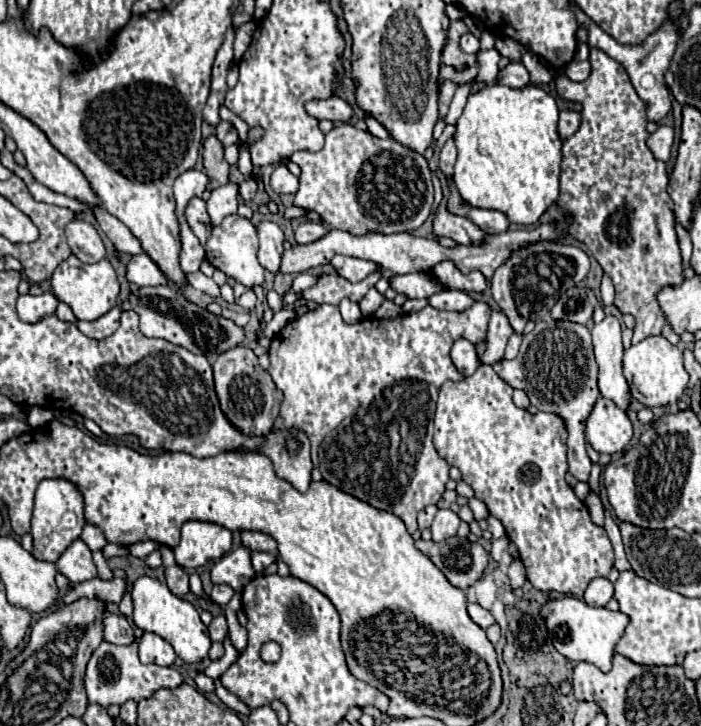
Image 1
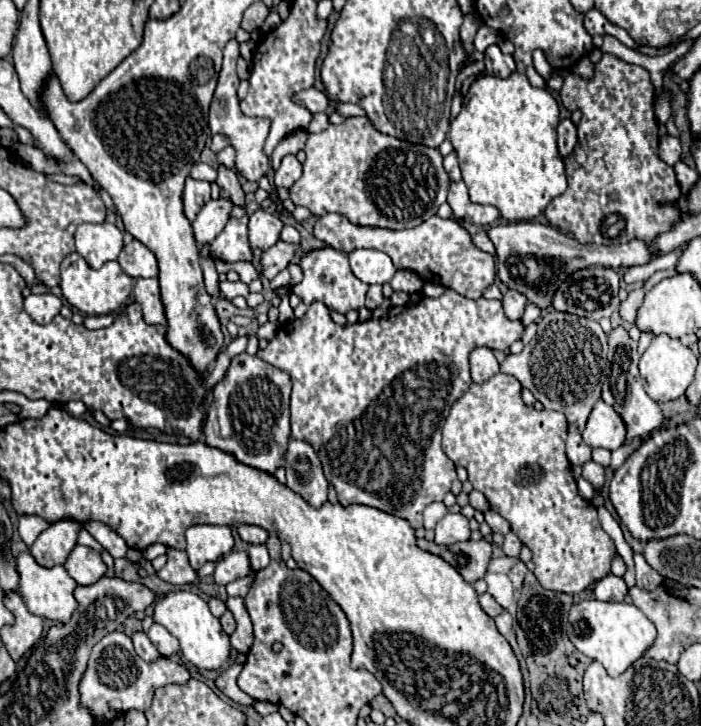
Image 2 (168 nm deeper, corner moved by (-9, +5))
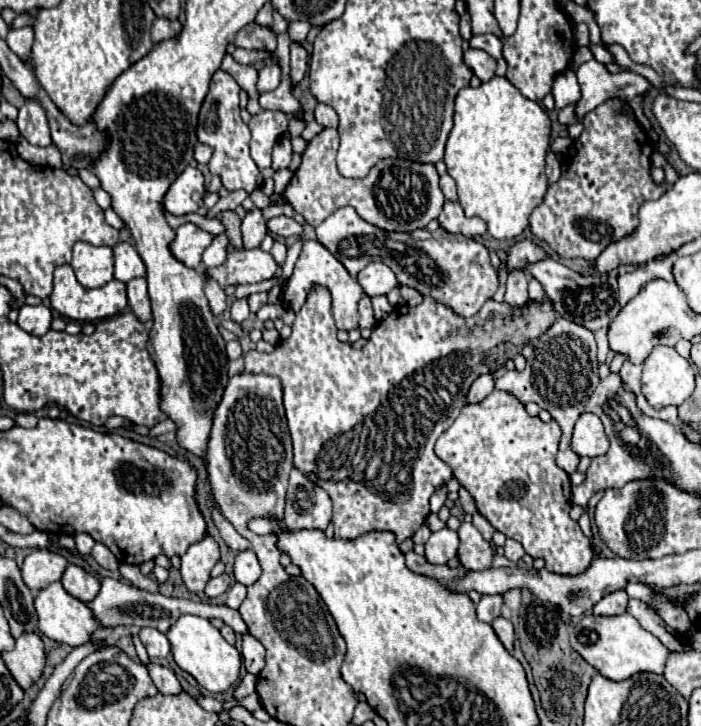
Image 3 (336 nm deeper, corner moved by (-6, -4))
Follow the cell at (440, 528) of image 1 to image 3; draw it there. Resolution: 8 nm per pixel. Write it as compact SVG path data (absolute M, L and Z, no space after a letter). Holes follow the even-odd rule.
M442 528L434 532L424 546L426 546L424 556L430 564L448 564L456 556L458 534L450 528Z

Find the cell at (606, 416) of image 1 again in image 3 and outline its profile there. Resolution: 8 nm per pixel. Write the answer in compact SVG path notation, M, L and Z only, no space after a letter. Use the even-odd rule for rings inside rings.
M590 412L580 414L580 418L574 424L570 446L578 456L590 456L590 458L600 456L608 450L608 438L596 414L590 414Z

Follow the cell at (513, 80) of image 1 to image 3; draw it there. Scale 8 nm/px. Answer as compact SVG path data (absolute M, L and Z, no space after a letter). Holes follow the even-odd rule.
M468 48L464 52L464 64L482 80L488 82L496 72L496 60L492 60L484 50Z

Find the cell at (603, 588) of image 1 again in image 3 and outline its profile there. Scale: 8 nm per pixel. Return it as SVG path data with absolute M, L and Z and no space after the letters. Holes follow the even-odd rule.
M618 590L618 592L612 592L612 594L604 596L594 606L594 614L600 614L600 616L618 616L618 614L626 612L626 606L628 606L628 594L624 590Z

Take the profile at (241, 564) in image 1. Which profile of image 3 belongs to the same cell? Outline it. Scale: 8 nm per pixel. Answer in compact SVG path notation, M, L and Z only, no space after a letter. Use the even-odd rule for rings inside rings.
M222 574L222 576L216 576L216 578L210 578L208 584L206 584L204 594L206 594L208 598L216 598L216 596L224 594L224 592L228 590L228 586L230 586L230 576L228 576L228 574Z

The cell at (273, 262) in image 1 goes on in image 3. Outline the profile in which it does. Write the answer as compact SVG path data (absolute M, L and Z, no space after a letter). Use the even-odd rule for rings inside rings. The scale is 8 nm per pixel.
M254 208L246 212L242 218L242 238L244 238L244 248L258 248L262 238L266 236L266 220L262 216L260 208Z

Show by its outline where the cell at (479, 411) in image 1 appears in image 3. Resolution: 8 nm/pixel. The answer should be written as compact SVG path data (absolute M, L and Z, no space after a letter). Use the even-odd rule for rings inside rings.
M494 390L482 402L466 404L462 408L456 422L438 438L436 456L452 468L454 478L460 482L460 486L464 486L472 494L478 512L498 532L520 542L526 554L530 554L532 558L544 558L546 568L550 572L574 576L590 566L594 552L590 548L590 540L584 536L578 522L570 520L568 516L570 498L572 498L570 478L554 462L560 436L562 432L556 422L546 424L540 418L528 416L524 404L518 402L512 394Z

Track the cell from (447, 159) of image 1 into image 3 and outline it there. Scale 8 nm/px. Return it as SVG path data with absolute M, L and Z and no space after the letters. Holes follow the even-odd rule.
M444 174L444 176L440 178L440 188L442 188L446 200L452 200L452 202L458 200L458 196L456 196L456 184L454 184L454 180L452 180L448 174Z

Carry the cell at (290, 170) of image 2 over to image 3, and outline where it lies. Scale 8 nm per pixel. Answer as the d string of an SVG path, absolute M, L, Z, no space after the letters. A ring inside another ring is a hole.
M282 136L282 138L274 144L274 150L272 150L272 168L274 168L274 170L284 170L284 168L288 168L290 160L292 160L290 138L288 138L288 136Z

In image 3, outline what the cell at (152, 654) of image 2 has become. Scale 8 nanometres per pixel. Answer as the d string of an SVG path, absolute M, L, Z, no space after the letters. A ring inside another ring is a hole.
M150 664L148 672L150 672L156 688L162 694L174 694L176 696L176 694L182 692L180 682L178 682L178 678L174 676L174 672L170 668L164 668L164 666L158 666L158 664Z

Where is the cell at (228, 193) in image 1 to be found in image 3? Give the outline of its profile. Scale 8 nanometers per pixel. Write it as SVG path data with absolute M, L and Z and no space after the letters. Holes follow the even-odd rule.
M182 224L170 242L172 256L186 264L188 268L198 268L202 264L202 252L212 244L212 236L202 232L194 224Z

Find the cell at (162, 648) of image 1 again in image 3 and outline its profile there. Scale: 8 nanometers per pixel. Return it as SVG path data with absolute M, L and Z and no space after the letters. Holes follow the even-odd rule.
M142 628L138 632L146 652L150 658L166 658L170 654L170 642L166 638L166 634L162 634L156 628Z

